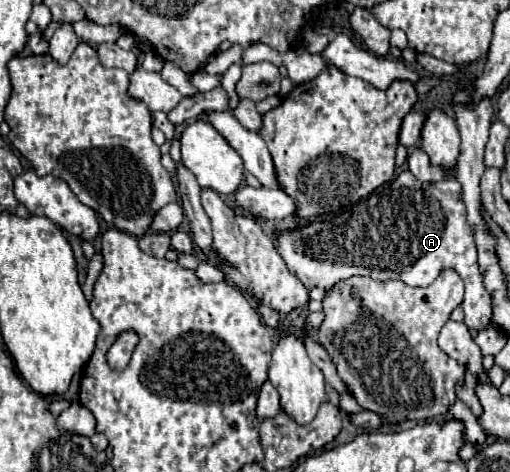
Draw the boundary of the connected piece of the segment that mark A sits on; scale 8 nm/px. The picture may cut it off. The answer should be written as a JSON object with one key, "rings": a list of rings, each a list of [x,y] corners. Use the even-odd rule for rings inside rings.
{"rings":[[[403,171],[385,187],[379,187],[351,209],[331,221],[313,221],[275,235],[275,249],[289,271],[307,287],[329,289],[351,275],[367,275],[379,281],[401,279],[411,287],[433,283],[443,267],[455,269],[465,281],[465,325],[485,329],[492,323],[492,301],[477,269],[473,233],[465,225],[465,205],[457,179],[423,183],[413,173]]]}

